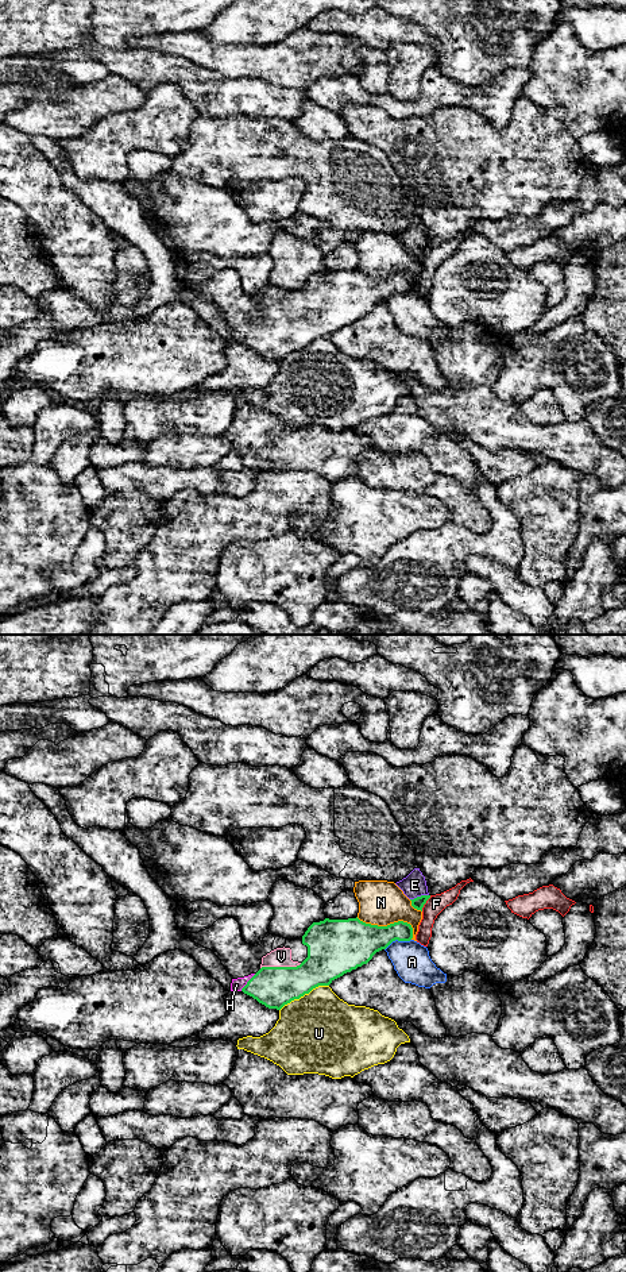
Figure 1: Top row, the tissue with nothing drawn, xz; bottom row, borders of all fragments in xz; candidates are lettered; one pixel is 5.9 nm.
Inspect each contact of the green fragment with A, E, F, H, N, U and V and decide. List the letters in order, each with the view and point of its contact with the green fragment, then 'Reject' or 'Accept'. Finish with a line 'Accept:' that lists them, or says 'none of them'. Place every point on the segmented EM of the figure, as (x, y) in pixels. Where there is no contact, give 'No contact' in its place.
A: Touches green at xz (397, 939). Reject
E: Touches green at xz (418, 897). Reject
F: Touches green at xz (425, 902). Reject
H: Touches green at xz (247, 982). Accept
N: Touches green at xz (390, 924). Reject
U: Touches green at xz (304, 994). Reject
V: Touches green at xz (281, 967). Accept
Accept: H, V

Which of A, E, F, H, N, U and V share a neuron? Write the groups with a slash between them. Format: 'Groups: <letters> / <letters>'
Groups: A / E / F / H V / N / U

